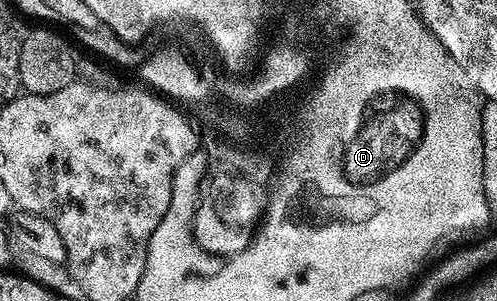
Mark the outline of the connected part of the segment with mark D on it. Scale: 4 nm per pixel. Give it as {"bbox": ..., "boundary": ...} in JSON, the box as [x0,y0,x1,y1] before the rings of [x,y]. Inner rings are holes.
{"bbox":[339,88,430,189],"boundary":[[[395,88],[395,94],[377,94],[363,98],[363,108],[353,114],[355,130],[349,140],[343,142],[339,152],[339,174],[345,184],[356,189],[368,189],[375,184],[390,179],[395,173],[403,171],[427,145],[427,128],[430,117],[422,97],[411,94],[409,90]]]}

